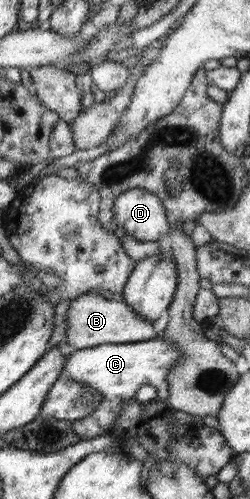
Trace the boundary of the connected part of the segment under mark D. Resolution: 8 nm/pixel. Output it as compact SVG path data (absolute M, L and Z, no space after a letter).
M130 189L113 204L113 217L127 235L145 242L163 240L171 226L157 195L144 189Z

